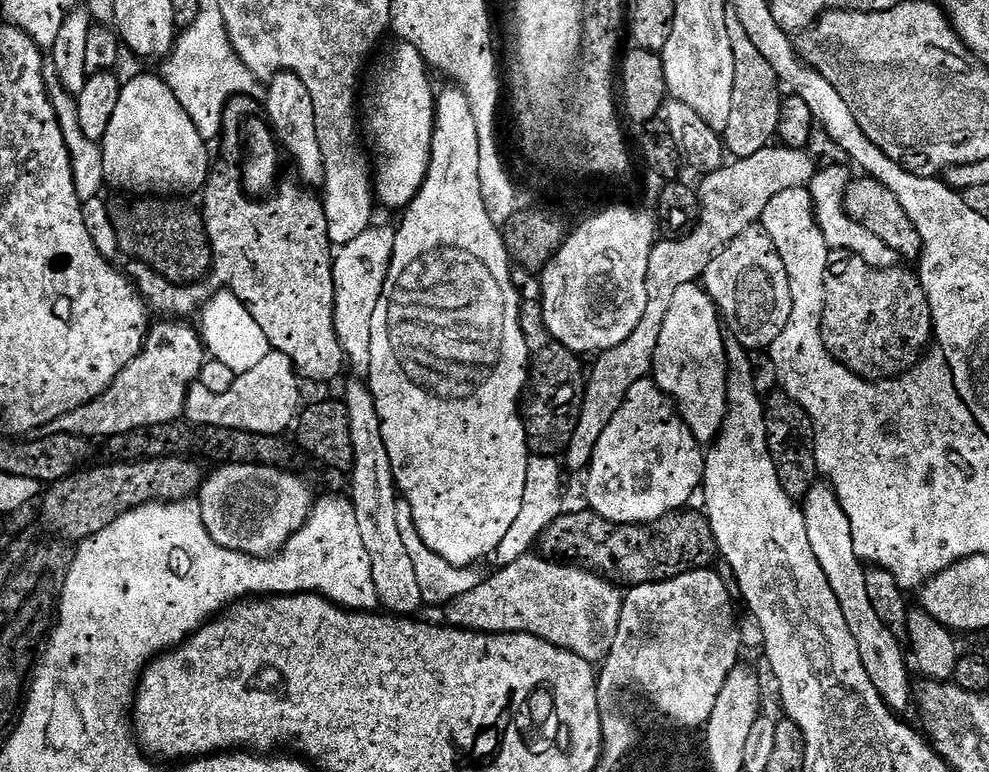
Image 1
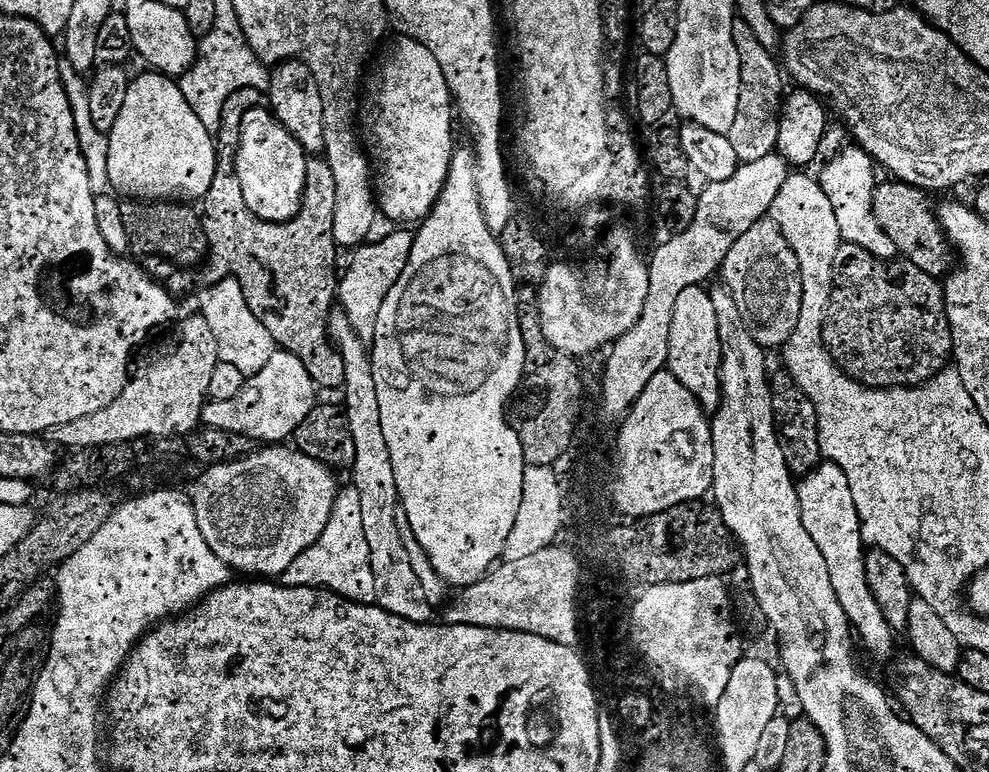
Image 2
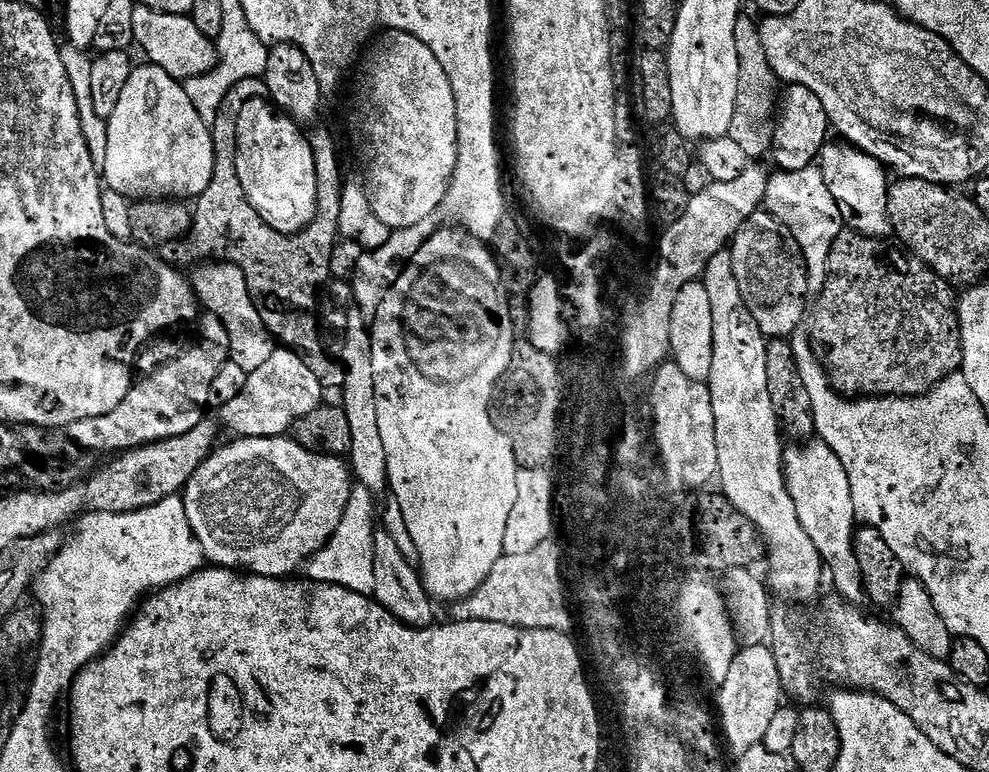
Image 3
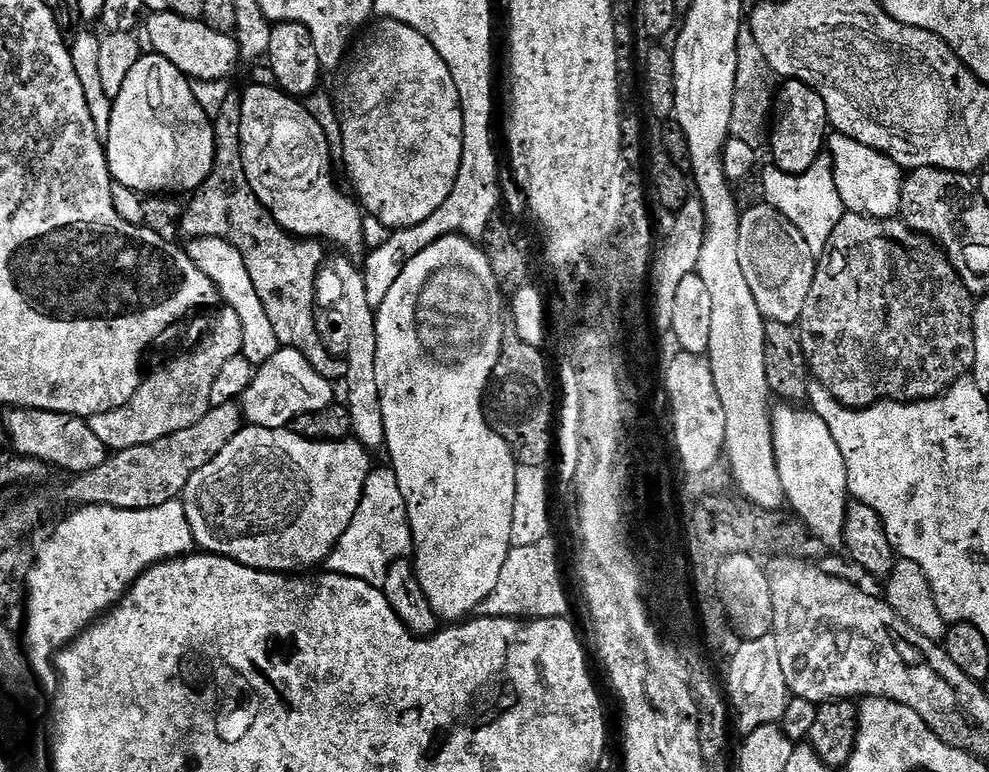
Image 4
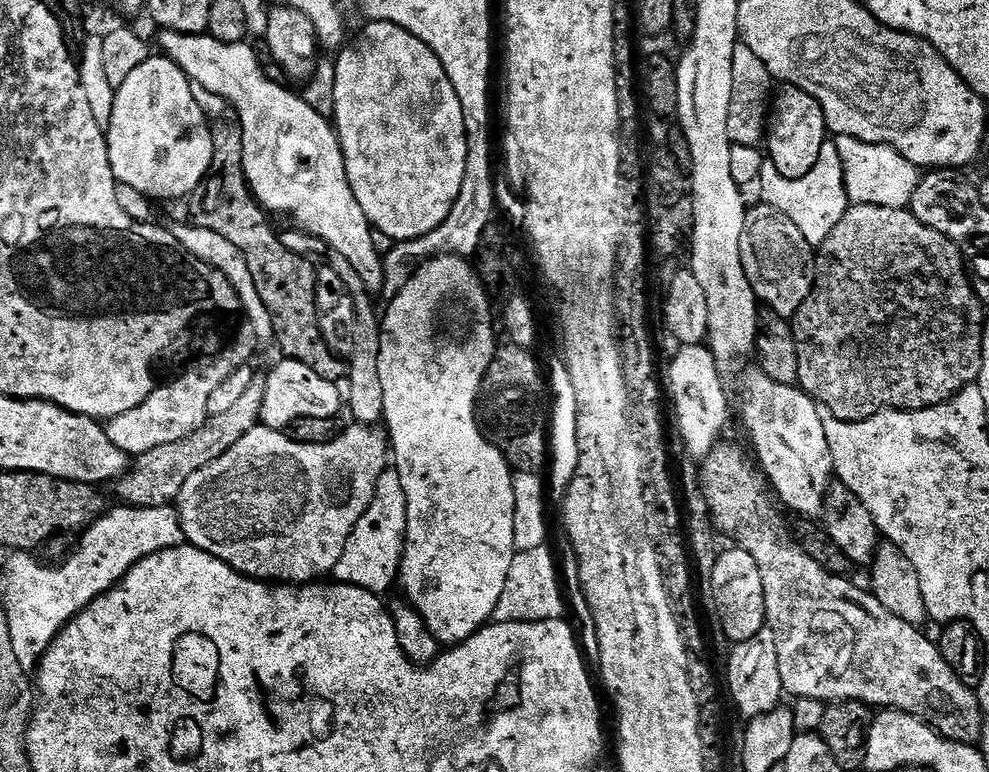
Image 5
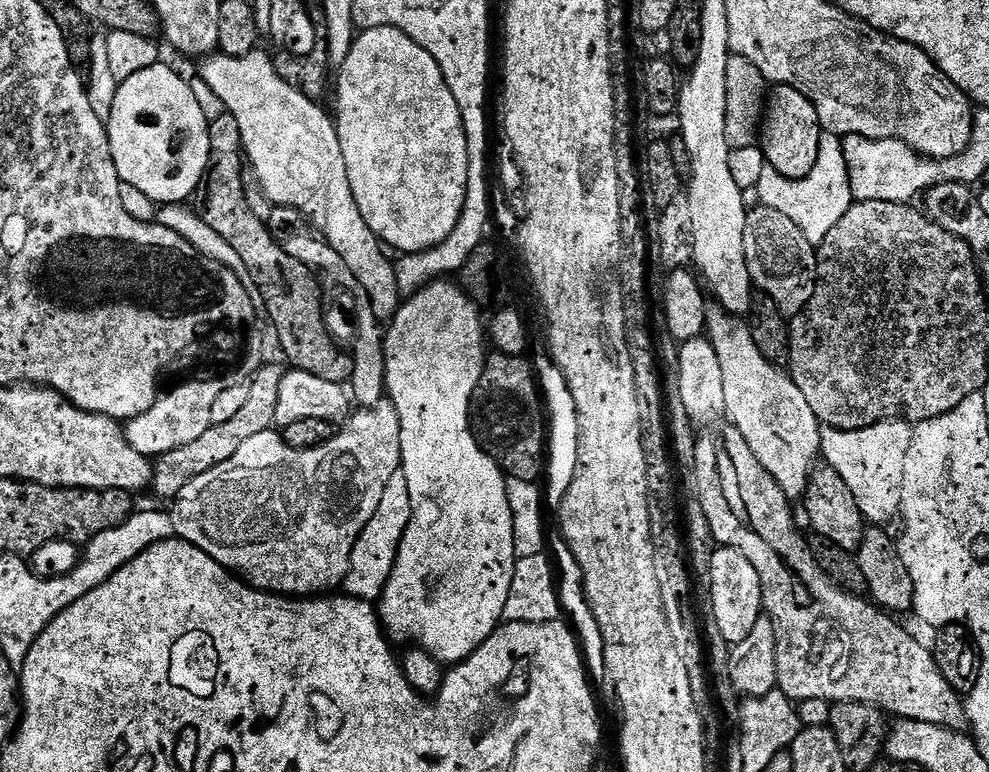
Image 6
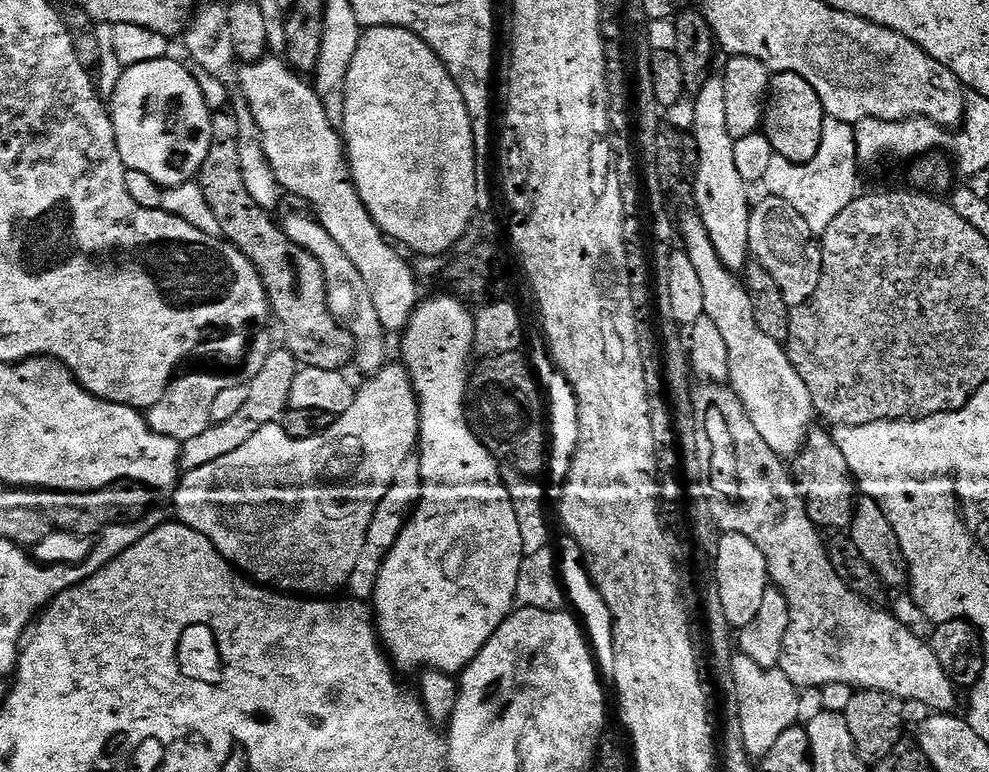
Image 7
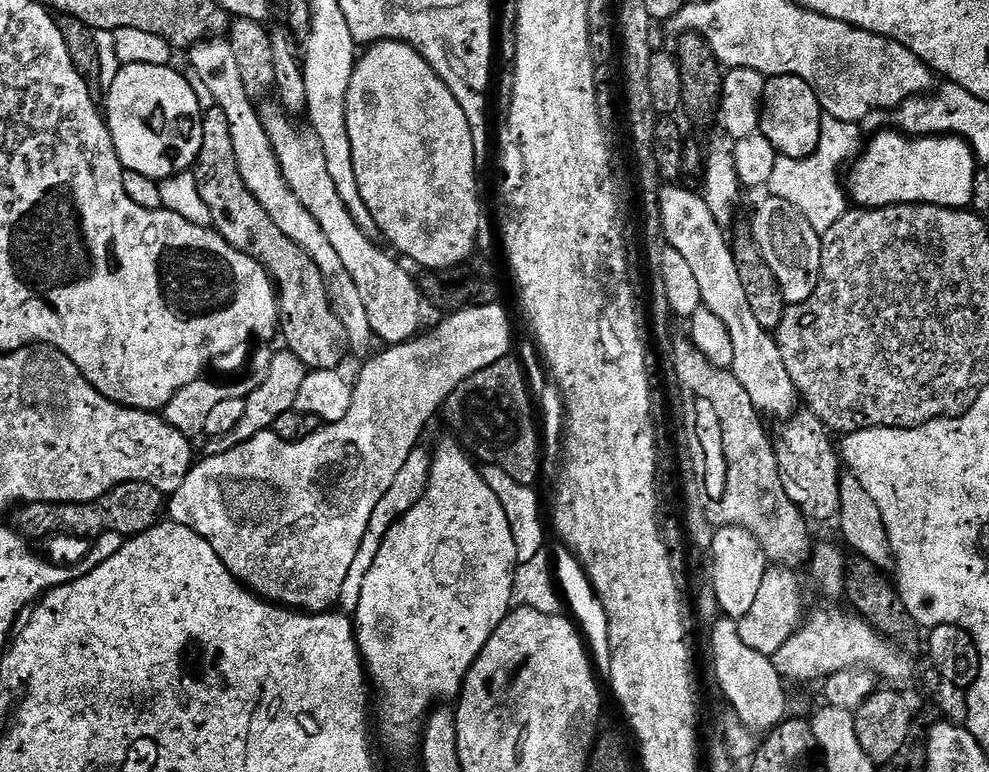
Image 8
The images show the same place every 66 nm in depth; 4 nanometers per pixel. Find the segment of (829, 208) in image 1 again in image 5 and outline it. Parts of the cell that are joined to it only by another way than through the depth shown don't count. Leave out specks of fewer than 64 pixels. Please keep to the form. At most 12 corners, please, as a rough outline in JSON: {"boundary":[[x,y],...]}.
{"boundary":[[835,139],[851,203],[905,208],[915,164],[889,144]]}

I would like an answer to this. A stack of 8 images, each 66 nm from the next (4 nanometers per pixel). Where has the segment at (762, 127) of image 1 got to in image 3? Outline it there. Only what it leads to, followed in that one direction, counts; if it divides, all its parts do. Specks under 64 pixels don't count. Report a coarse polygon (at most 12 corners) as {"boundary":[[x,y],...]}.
{"boundary":[[755,19],[734,26],[737,99],[727,136],[758,160],[772,149],[780,81]]}

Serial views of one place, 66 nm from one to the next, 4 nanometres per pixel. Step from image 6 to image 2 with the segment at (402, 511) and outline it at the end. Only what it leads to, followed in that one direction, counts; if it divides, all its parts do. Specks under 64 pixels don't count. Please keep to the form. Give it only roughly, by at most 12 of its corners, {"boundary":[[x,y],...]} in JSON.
{"boundary":[[356,488],[328,525],[283,572],[289,588],[375,601]]}

